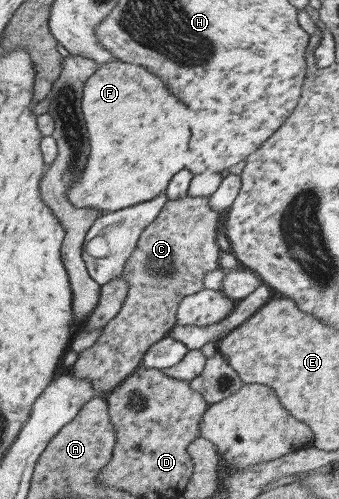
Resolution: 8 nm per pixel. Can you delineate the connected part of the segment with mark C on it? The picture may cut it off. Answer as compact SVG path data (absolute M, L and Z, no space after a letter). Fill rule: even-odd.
M184 196L178 198L177 200L168 200L162 211L156 217L154 222L150 223L149 227L146 227L146 230L142 232L142 235L139 237L136 249L134 253L125 261L125 266L123 269L123 278L127 281L128 291L126 297L123 299L123 304L121 310L118 312L118 315L114 316L114 319L111 319L102 329L101 334L98 336L98 339L95 341L94 345L91 345L89 348L86 348L84 351L81 351L78 354L75 364L70 367L74 377L79 377L80 379L87 379L91 383L91 386L97 391L98 397L105 396L107 393L110 393L114 390L126 377L133 373L138 367L142 366L142 359L144 354L148 351L148 348L154 343L158 343L161 339L164 339L171 329L177 323L177 309L179 303L182 301L183 297L187 295L192 295L198 293L200 290L204 289L203 279L207 273L214 271L219 267L219 261L221 258L222 251L218 243L216 242L216 226L220 221L220 212L214 211L209 206L209 197L188 197Z

